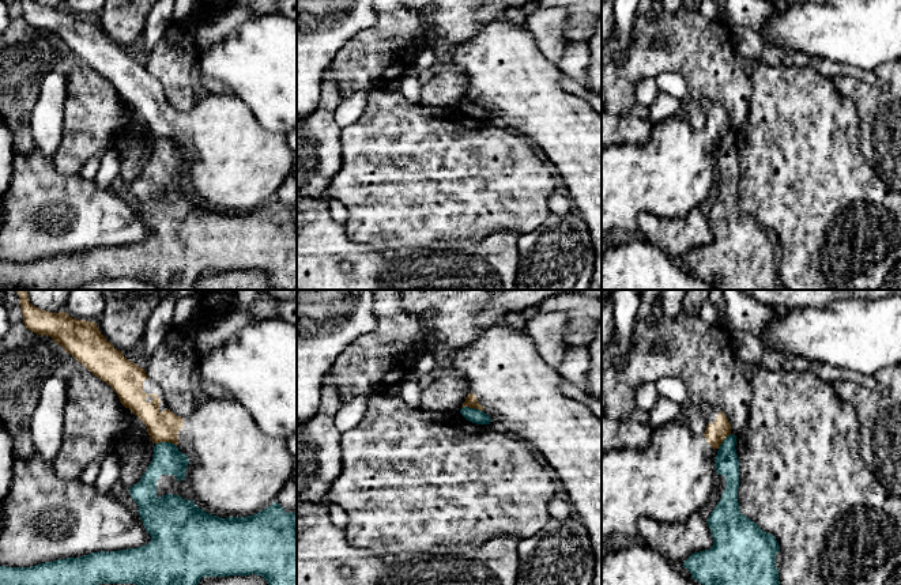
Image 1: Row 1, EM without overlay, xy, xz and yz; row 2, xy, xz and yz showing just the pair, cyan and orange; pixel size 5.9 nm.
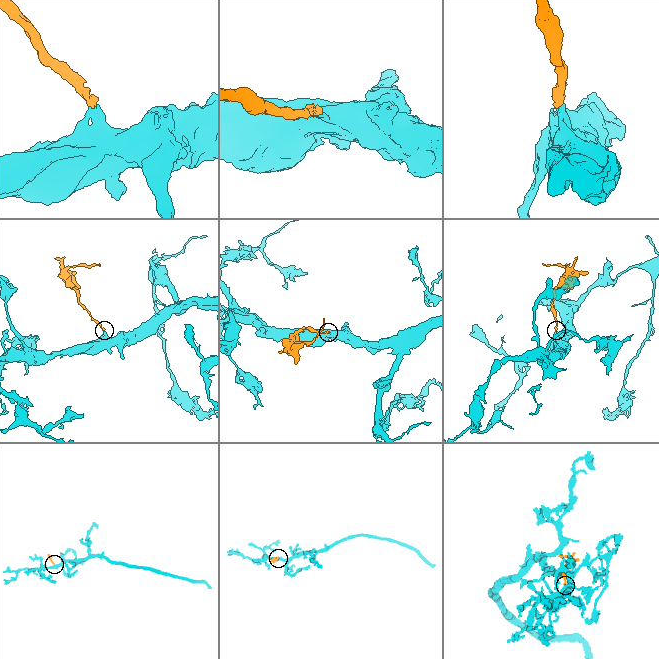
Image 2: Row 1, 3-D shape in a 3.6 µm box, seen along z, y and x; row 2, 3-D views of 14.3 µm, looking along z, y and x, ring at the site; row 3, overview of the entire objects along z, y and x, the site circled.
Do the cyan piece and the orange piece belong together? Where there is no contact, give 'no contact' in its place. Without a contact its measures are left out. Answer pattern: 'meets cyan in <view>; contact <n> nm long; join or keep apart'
meets cyan in xy; contact 130 nm long; keep apart

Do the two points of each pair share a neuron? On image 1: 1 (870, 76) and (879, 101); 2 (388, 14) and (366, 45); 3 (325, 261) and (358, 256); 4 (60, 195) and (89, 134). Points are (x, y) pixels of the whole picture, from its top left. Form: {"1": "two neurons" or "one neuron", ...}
{"1": "two neurons", "2": "one neuron", "3": "one neuron", "4": "two neurons"}

